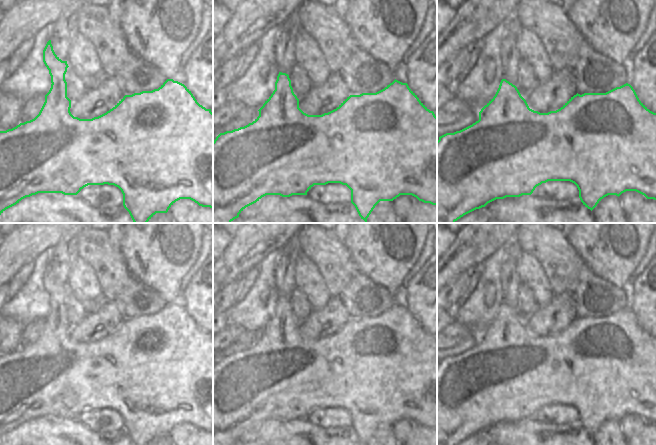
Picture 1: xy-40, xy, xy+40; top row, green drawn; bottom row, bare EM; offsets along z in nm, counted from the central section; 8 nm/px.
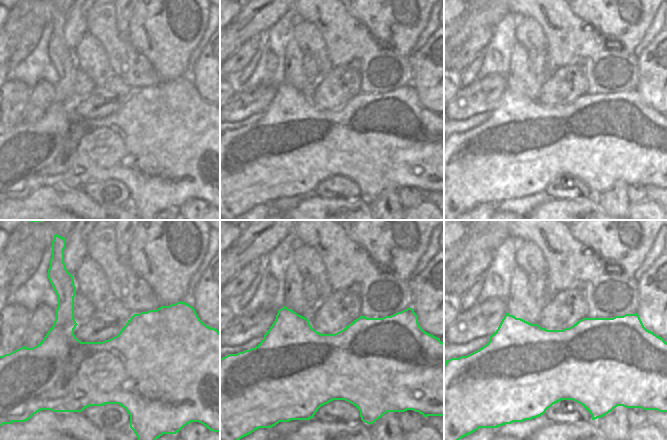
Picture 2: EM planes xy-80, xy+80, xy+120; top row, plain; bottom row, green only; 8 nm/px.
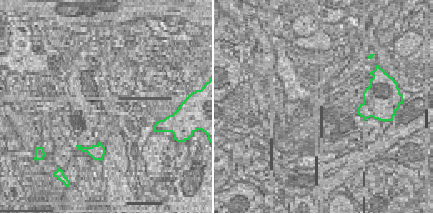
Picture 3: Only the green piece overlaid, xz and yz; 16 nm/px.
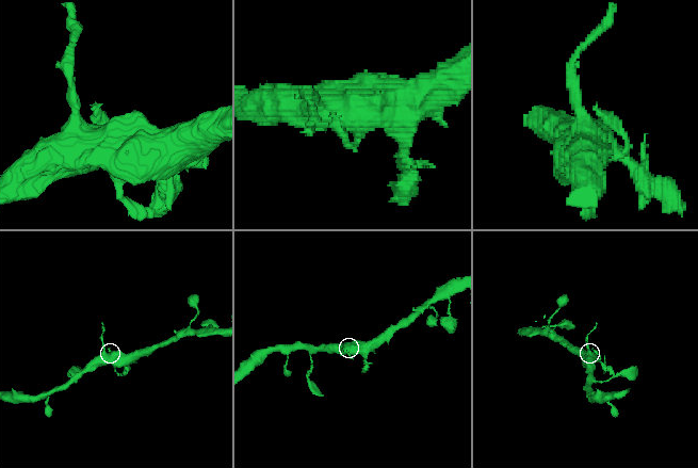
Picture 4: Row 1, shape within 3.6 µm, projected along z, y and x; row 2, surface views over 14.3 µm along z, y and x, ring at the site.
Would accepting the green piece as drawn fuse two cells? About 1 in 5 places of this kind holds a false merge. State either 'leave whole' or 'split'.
split

